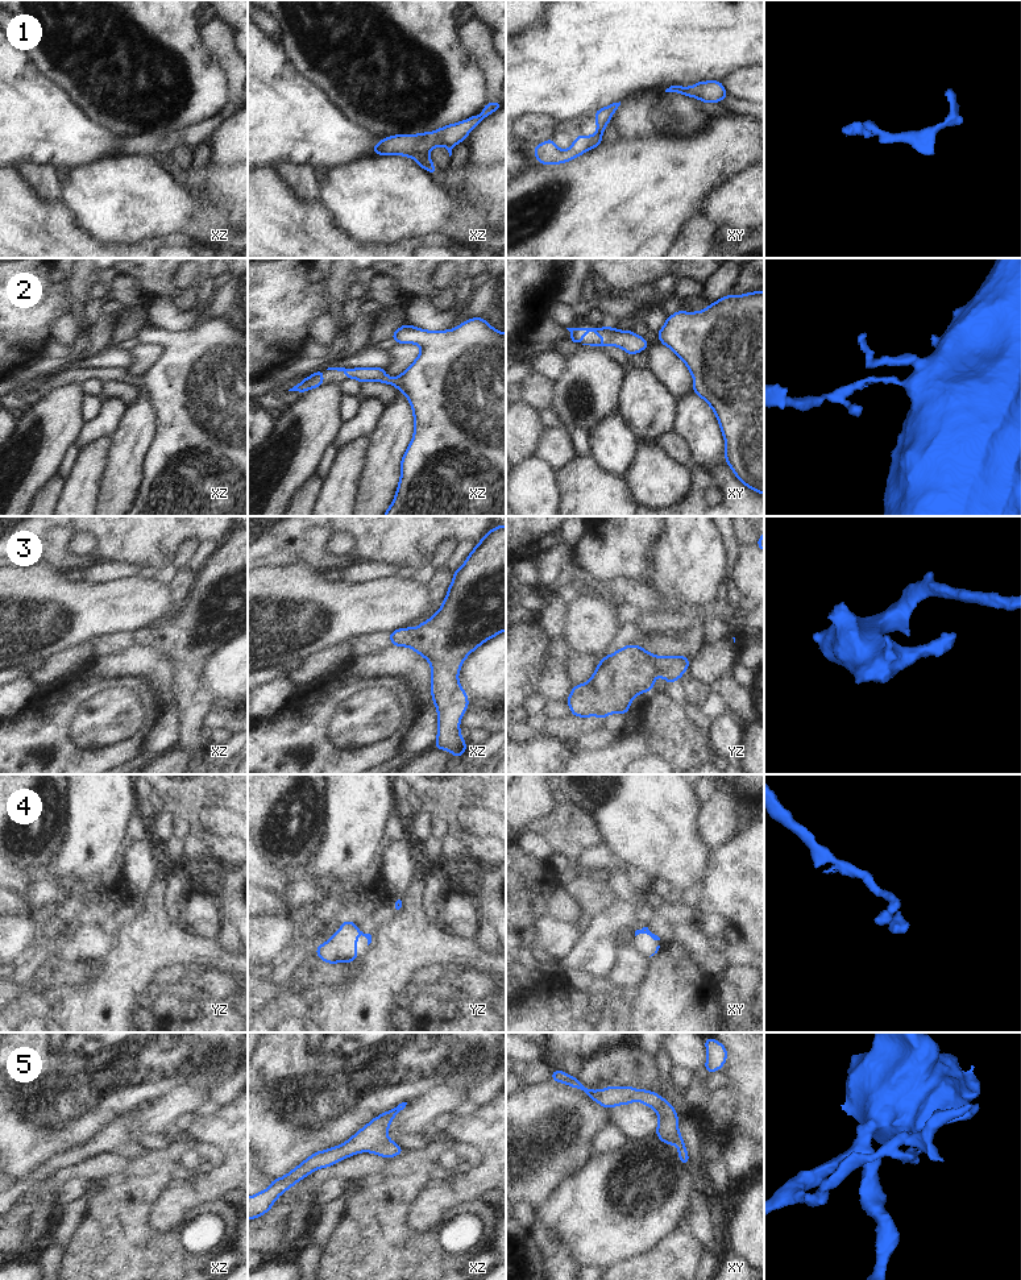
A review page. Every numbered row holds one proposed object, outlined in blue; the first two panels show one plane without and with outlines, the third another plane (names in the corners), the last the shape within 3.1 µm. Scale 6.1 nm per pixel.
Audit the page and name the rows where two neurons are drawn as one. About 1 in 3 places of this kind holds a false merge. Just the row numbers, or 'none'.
none

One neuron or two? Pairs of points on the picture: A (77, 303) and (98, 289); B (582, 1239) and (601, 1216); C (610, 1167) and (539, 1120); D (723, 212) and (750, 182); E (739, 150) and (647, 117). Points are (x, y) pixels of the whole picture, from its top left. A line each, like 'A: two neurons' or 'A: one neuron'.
A: two neurons
B: one neuron
C: two neurons
D: one neuron
E: two neurons

